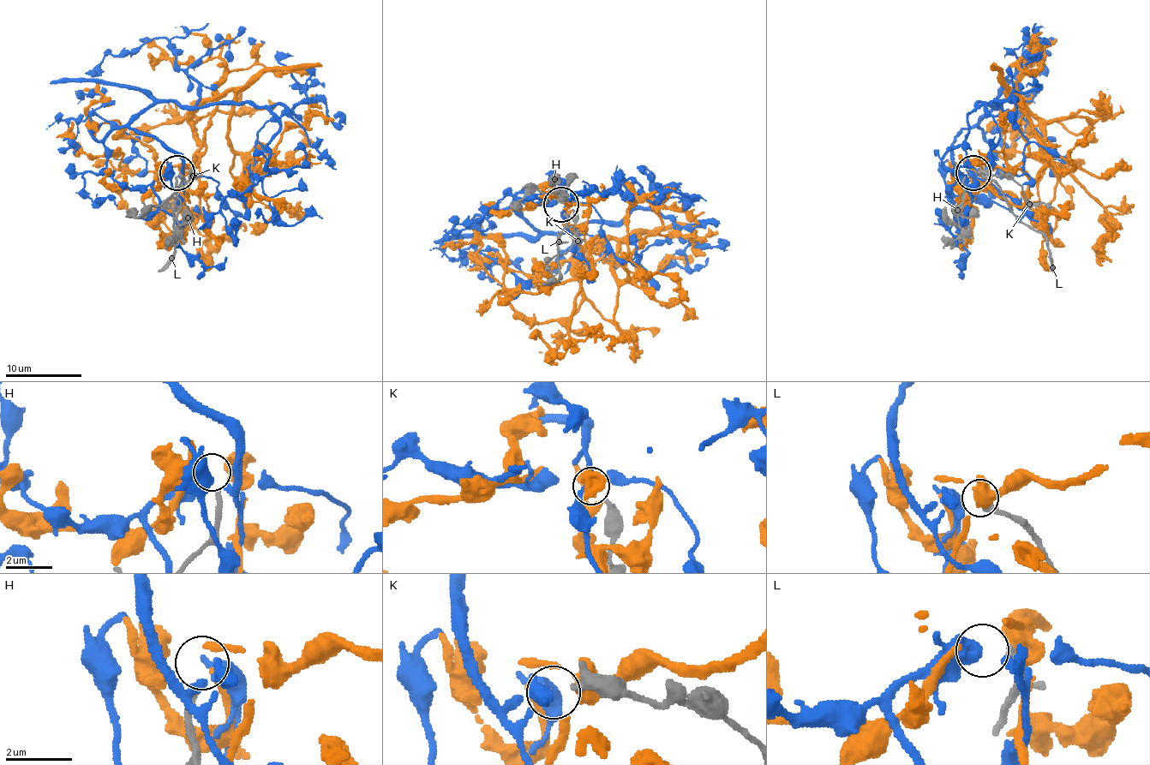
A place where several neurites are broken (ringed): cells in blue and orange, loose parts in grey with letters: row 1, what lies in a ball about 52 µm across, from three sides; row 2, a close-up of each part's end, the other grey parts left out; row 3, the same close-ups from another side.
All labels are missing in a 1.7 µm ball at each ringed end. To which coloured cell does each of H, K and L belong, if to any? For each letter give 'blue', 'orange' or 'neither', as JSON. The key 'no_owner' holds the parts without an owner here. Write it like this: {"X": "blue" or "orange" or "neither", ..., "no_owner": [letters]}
{"H": "neither", "K": "blue", "L": "neither", "no_owner": ["H", "L"]}

